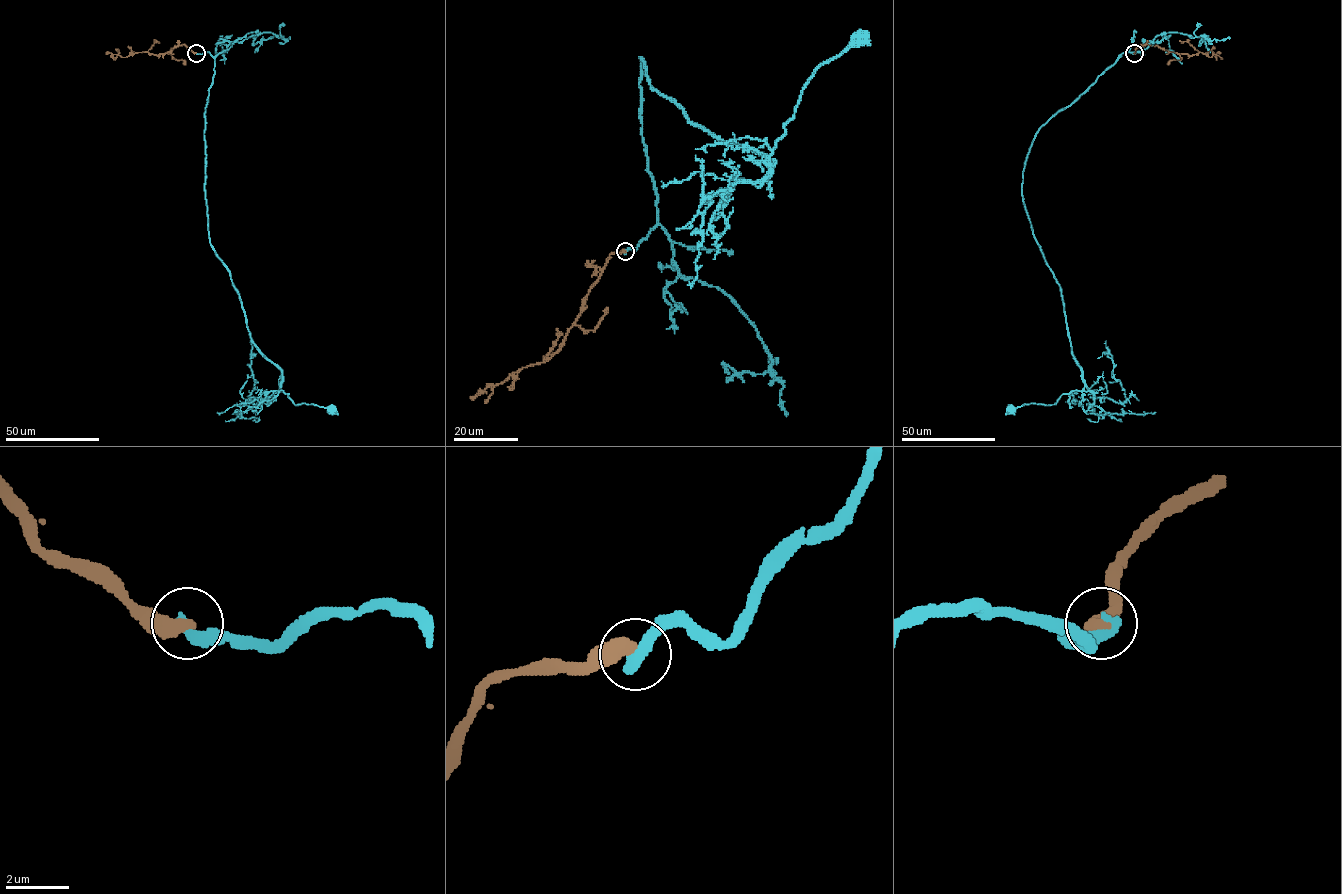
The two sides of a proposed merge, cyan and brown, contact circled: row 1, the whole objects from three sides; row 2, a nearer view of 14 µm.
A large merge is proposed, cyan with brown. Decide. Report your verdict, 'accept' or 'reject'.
reject

